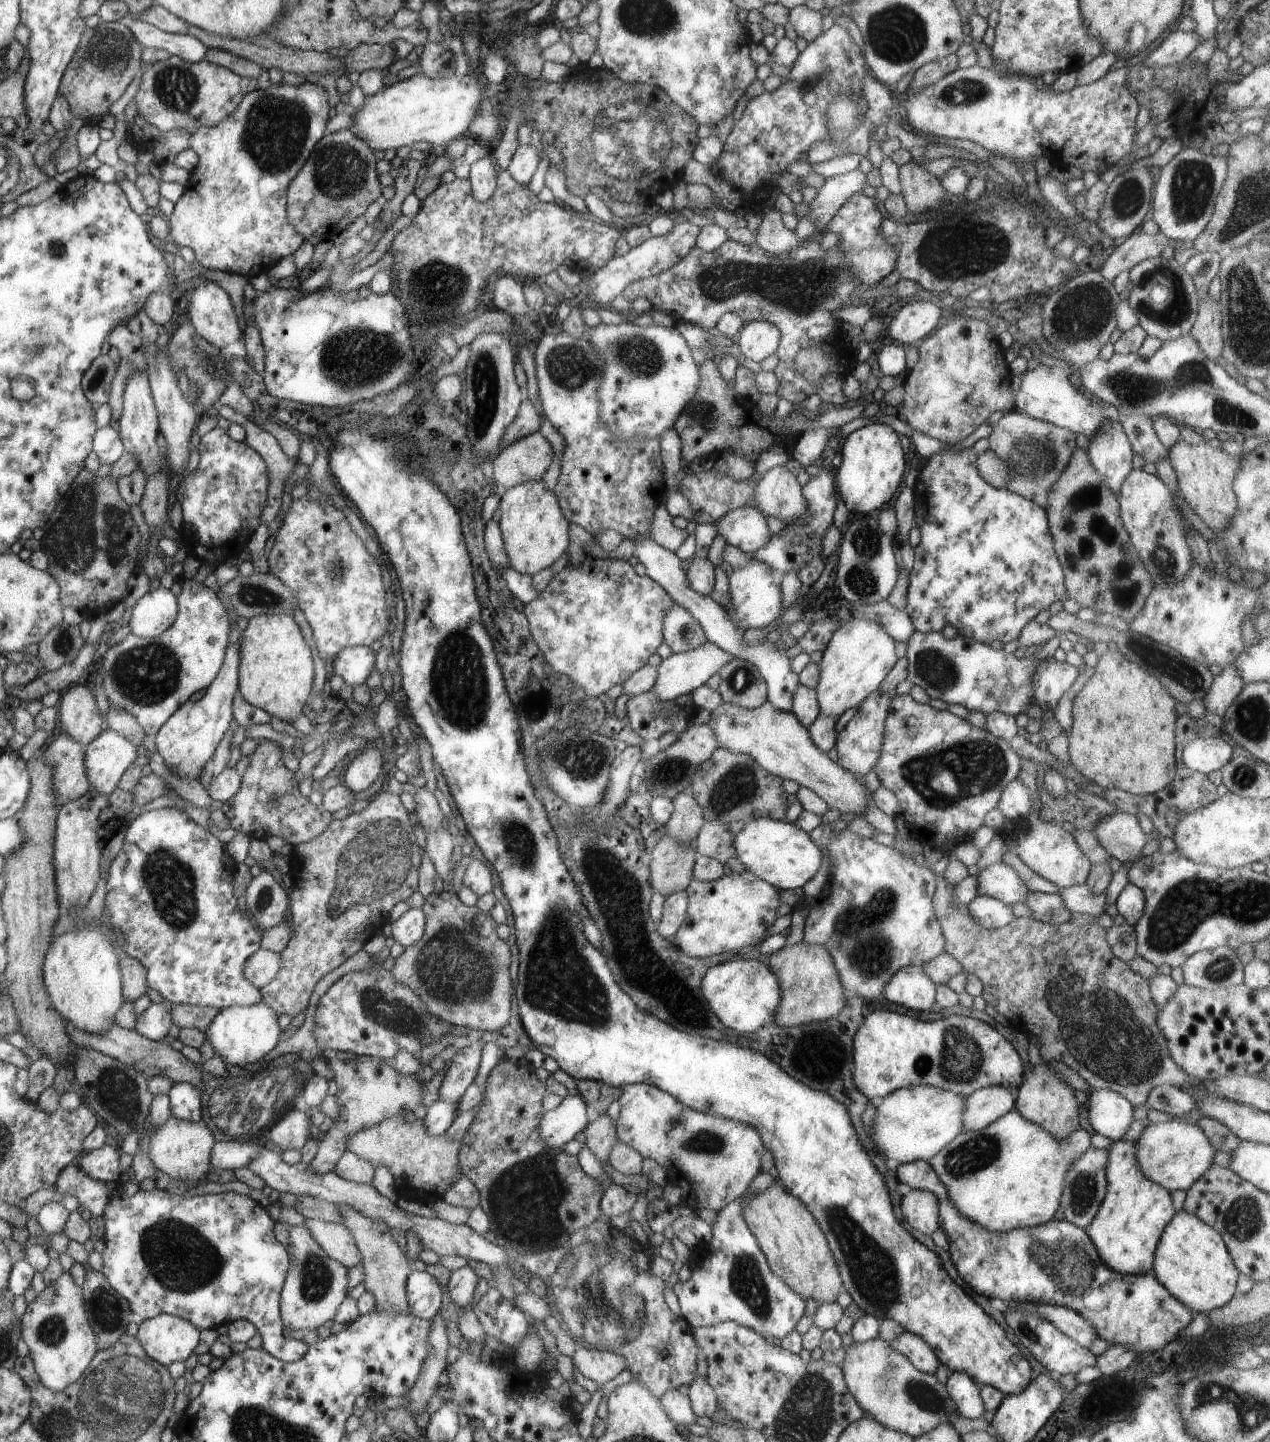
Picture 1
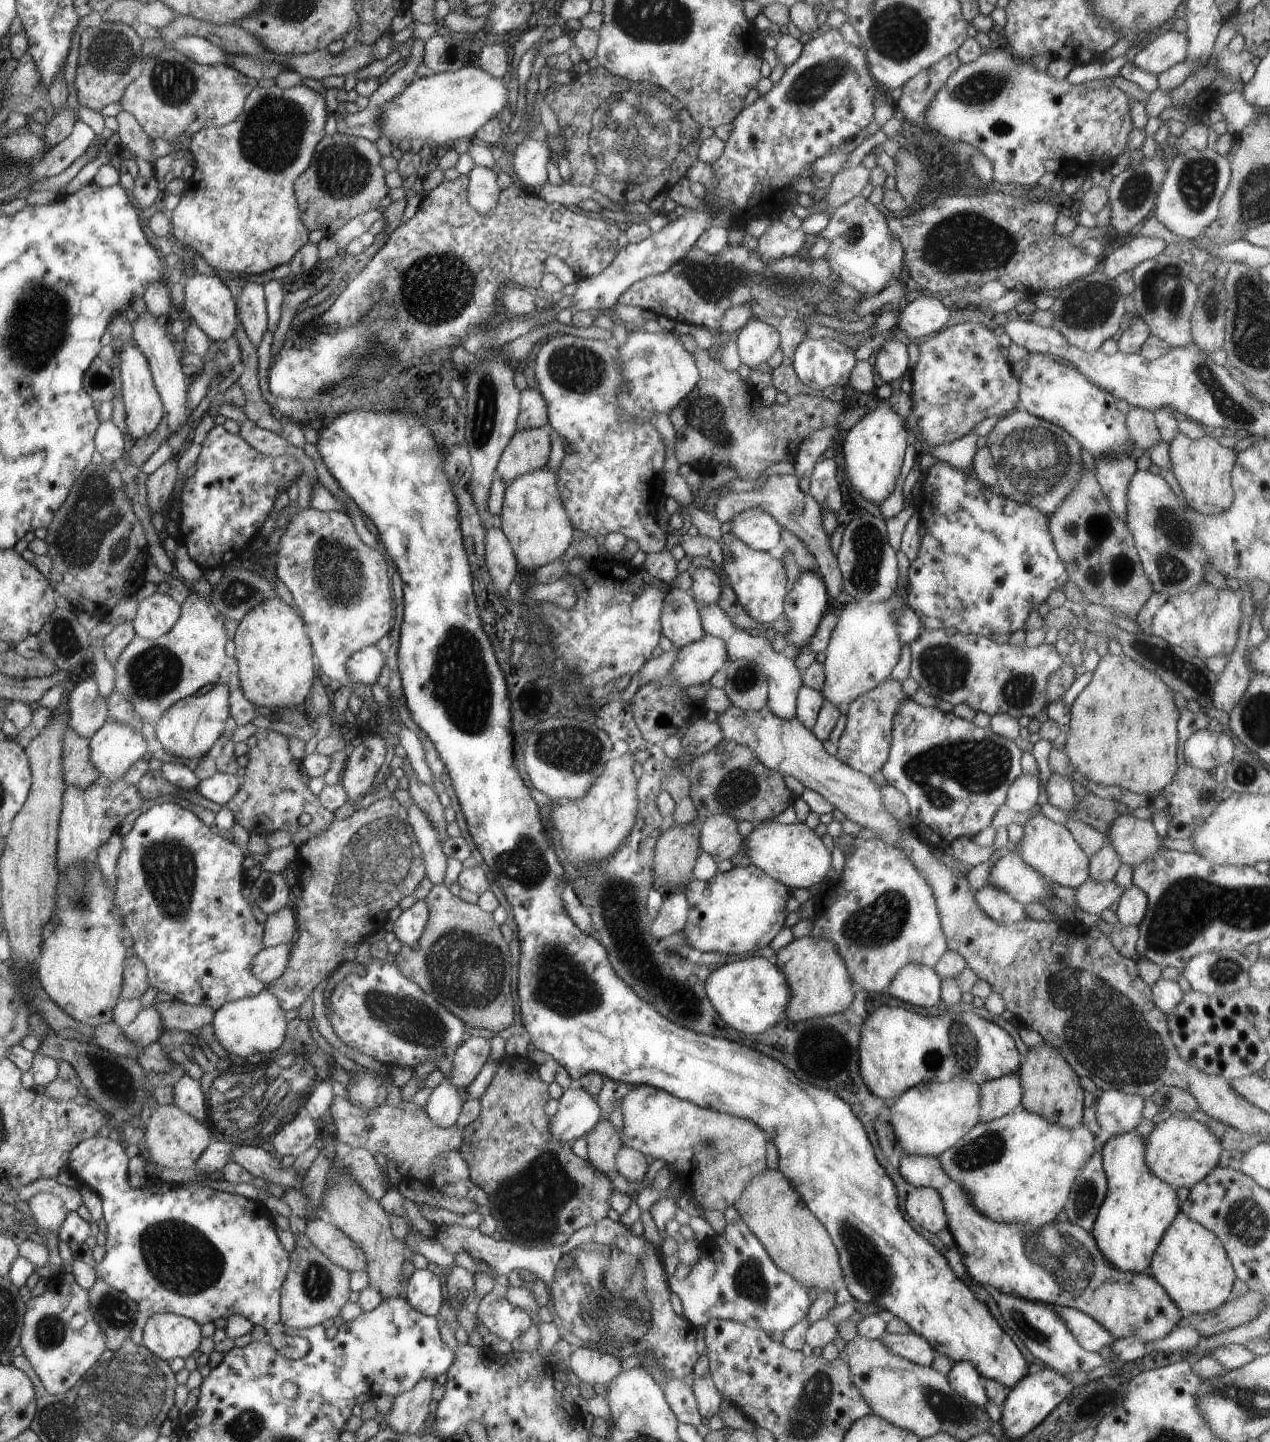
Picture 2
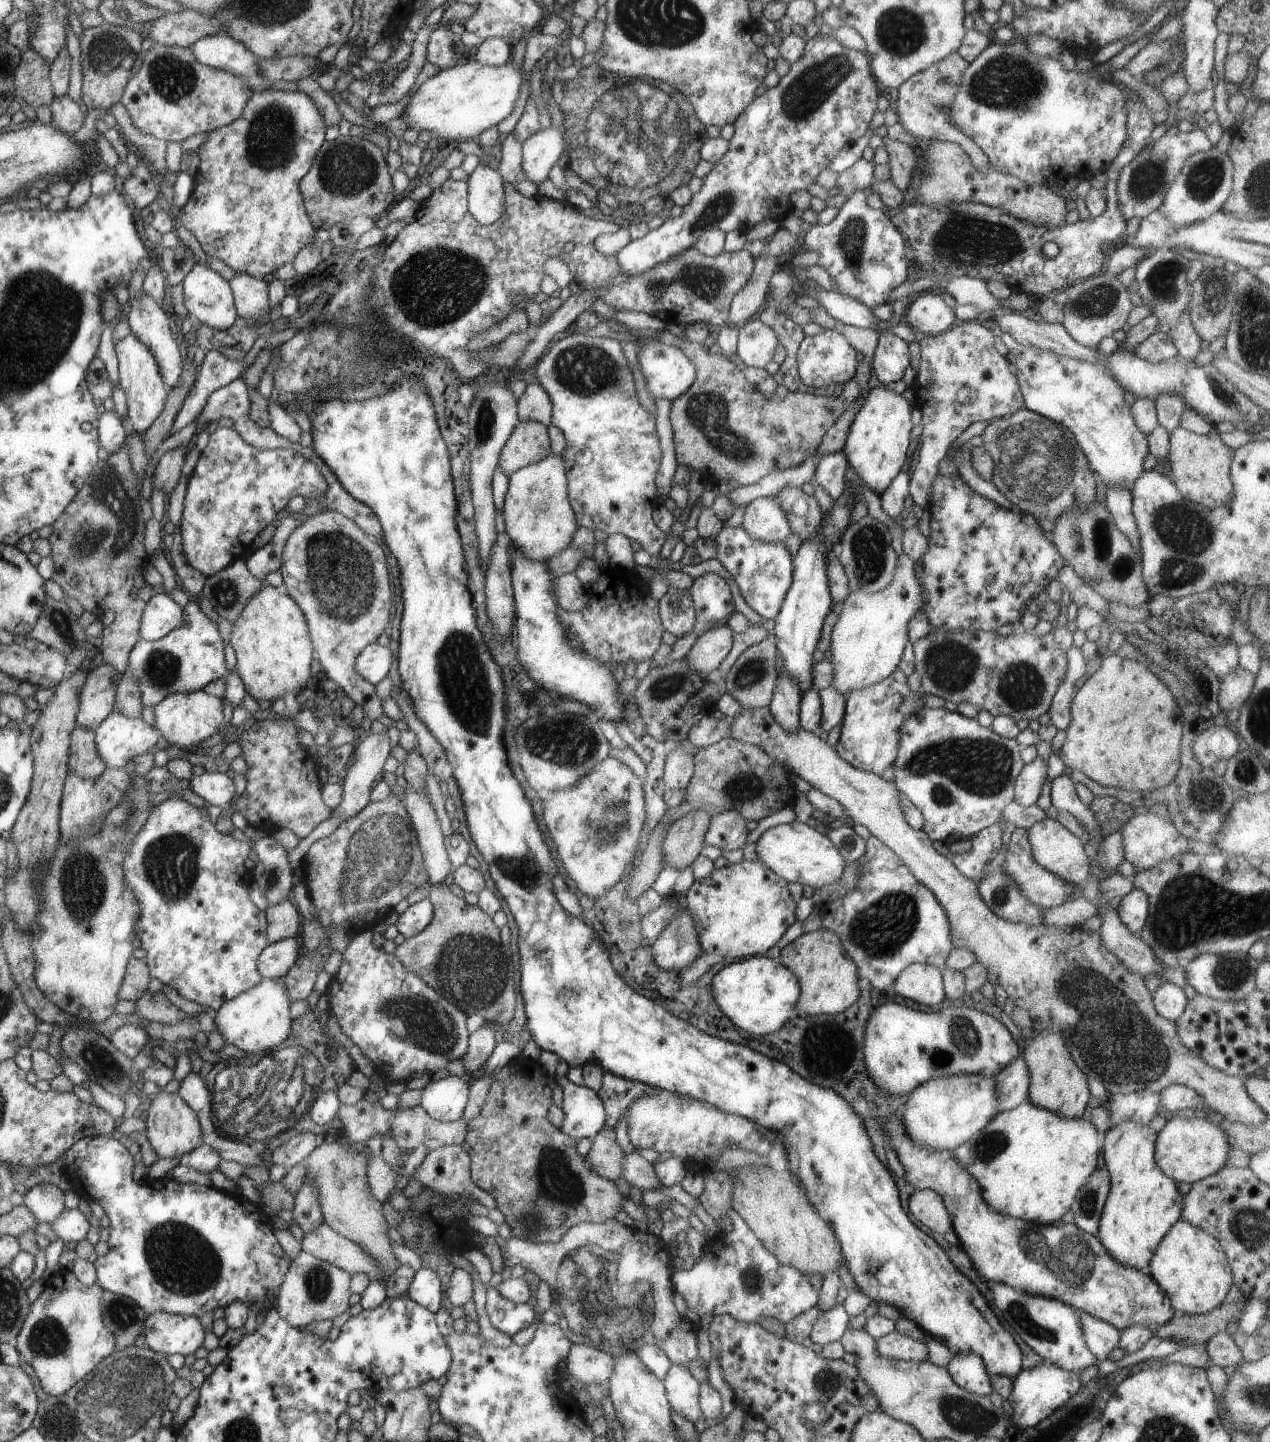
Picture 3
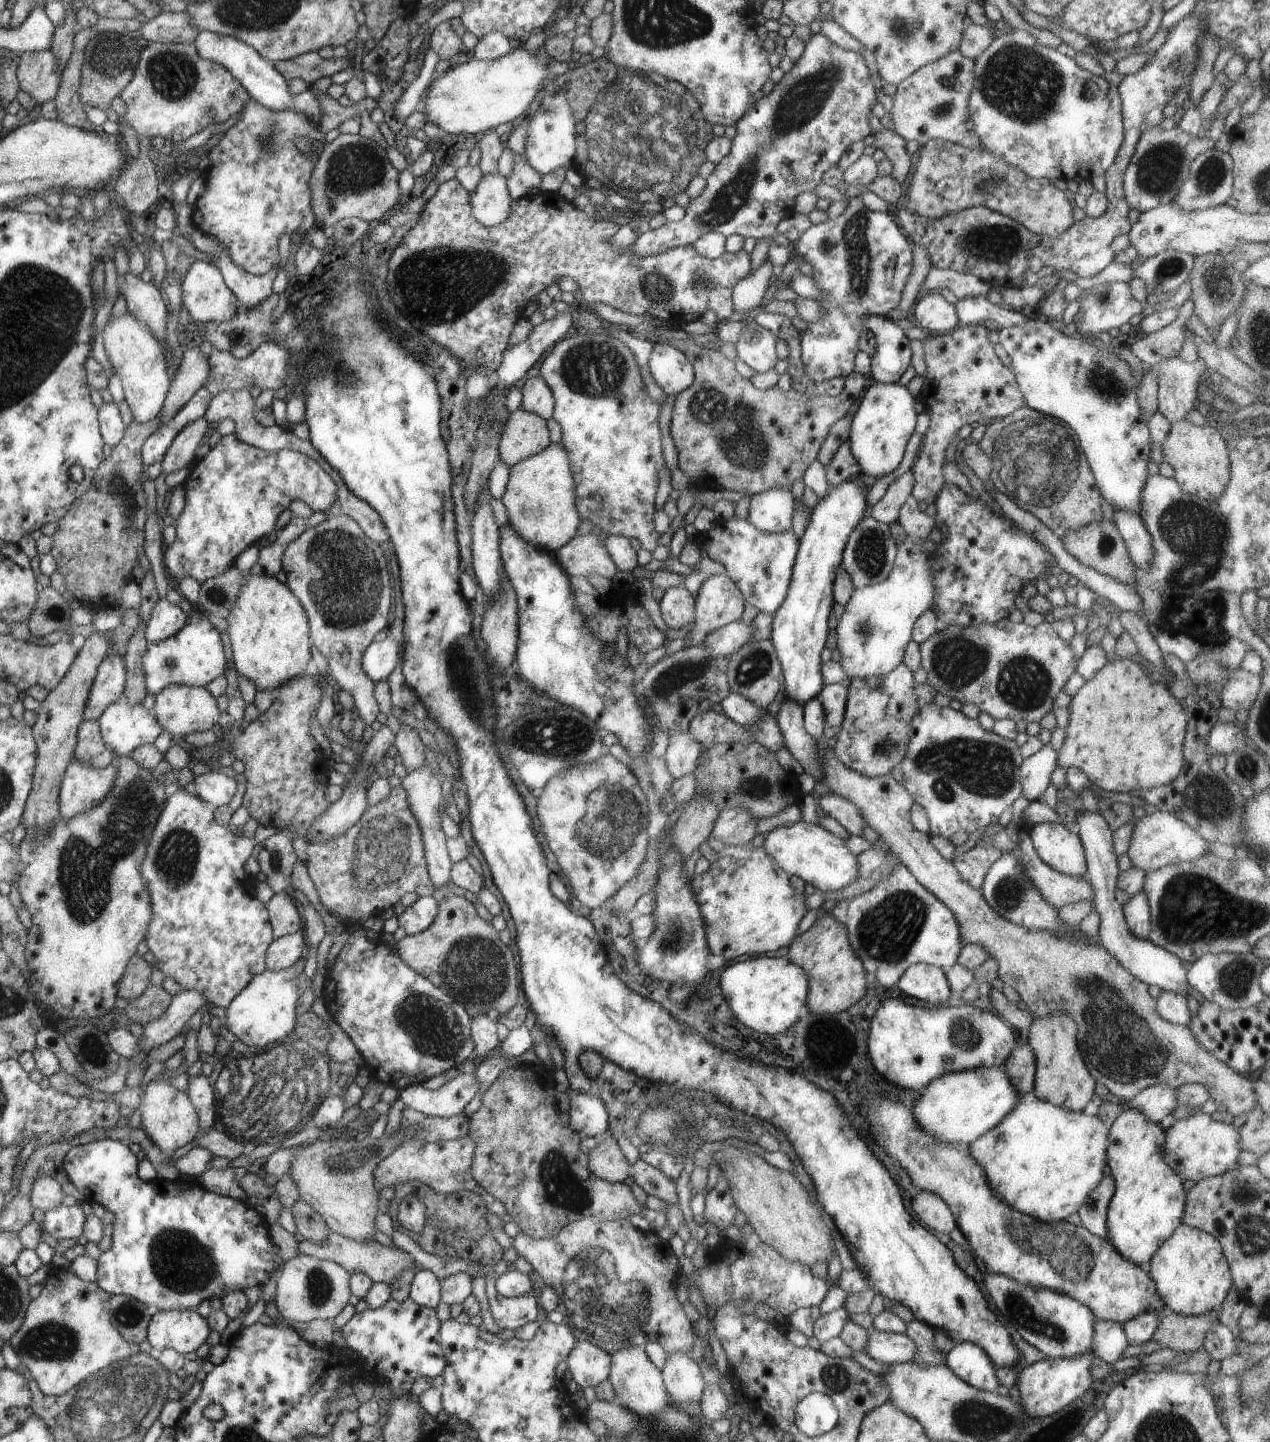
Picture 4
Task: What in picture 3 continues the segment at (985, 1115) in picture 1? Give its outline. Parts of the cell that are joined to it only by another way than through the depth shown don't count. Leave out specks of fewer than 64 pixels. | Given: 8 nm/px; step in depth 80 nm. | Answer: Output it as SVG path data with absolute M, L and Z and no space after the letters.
M1020 1056L995 1076L997 1112L1011 1111L1028 1100L1029 1070Z

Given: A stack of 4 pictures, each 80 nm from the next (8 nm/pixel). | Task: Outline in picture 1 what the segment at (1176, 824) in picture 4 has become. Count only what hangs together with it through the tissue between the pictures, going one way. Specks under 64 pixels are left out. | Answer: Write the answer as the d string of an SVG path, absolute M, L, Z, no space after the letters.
M1119 811L1102 818L1093 832L1106 853L1122 864L1141 858L1146 843L1151 839L1151 835L1142 830L1138 817Z

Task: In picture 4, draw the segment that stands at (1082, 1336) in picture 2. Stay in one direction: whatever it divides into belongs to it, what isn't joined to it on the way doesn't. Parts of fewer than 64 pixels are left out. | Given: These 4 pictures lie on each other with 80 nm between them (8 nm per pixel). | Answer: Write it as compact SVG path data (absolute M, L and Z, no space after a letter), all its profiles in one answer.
M1097 1319L1093 1324L1093 1353L1109 1365L1122 1359L1122 1353L1129 1345L1126 1333L1120 1323Z

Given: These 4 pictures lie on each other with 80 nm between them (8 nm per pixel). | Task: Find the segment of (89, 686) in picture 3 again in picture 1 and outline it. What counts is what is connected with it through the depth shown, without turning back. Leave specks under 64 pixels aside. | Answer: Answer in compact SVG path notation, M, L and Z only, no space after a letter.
M83 685L67 692L57 710L58 731L70 735L79 743L89 745L104 730L96 699Z

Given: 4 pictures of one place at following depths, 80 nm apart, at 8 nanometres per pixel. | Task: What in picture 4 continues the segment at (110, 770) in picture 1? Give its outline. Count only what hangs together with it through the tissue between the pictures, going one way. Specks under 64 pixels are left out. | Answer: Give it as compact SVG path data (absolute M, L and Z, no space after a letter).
M125 697L108 706L97 721L101 727L102 740L116 757L130 757L134 750L142 745L154 744L164 730L161 723L156 718L152 718L142 703L130 705Z

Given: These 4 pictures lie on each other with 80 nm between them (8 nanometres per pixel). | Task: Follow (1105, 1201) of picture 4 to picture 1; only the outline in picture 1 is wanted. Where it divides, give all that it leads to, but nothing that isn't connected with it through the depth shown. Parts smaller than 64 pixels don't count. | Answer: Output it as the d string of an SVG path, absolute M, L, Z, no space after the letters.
M1090 1147L1080 1156L1066 1172L1064 1178L1064 1190L1062 1200L1059 1204L1062 1207L1062 1216L1067 1222L1086 1229L1090 1222L1096 1217L1102 1200L1105 1198L1108 1187L1106 1178L1106 1150Z

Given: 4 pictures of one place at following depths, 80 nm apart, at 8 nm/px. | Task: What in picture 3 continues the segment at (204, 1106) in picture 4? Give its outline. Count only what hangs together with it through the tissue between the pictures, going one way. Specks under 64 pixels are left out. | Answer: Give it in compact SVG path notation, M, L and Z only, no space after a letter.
M189 1072L180 1081L176 1094L195 1110L201 1129L204 1131L204 1142L212 1144L217 1132L212 1122L211 1094L206 1089L205 1080L198 1074Z

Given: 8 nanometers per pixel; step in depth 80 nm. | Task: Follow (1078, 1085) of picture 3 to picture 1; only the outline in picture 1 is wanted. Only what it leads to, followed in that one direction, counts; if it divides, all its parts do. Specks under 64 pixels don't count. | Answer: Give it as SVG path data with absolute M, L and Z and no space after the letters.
M1043 1062L1041 1065L1031 1066L1030 1072L1020 1082L1014 1109L1030 1122L1036 1122L1044 1130L1052 1132L1054 1138L1068 1138L1080 1127L1079 1104L1074 1091L1072 1086L1068 1086L1064 1080L1057 1077L1057 1072L1050 1068L1048 1062Z

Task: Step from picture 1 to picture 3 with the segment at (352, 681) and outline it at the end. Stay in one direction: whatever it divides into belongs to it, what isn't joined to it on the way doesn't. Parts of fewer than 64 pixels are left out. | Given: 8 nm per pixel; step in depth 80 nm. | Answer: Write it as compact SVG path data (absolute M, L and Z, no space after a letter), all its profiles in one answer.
M378 643L369 644L368 648L358 656L356 668L358 672L376 686L380 679L388 675L392 666L392 651L389 647Z

